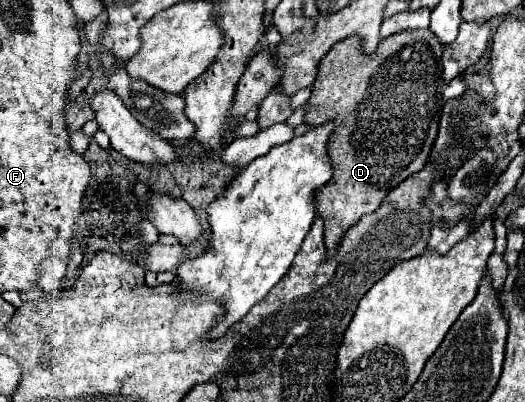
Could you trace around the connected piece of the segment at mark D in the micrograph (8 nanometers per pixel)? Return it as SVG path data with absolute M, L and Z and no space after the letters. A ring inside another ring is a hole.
M404 30L384 38L374 54L364 52L360 36L348 36L346 40L334 44L320 60L304 122L308 128L314 128L334 120L334 132L328 140L328 156L334 166L334 176L324 188L318 190L316 200L318 216L324 218L324 242L328 244L330 254L334 254L342 232L356 224L364 214L374 212L390 188L422 170L436 138L440 110L444 104L442 88L446 80L442 74L442 50L444 46L432 30Z

